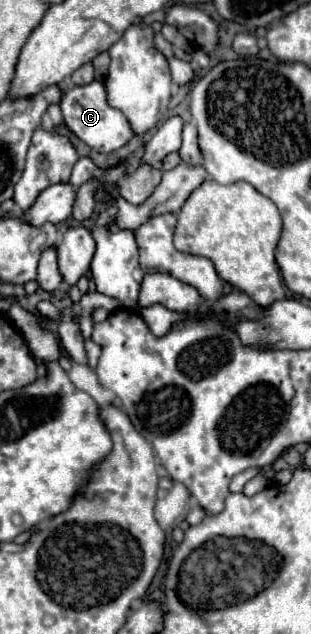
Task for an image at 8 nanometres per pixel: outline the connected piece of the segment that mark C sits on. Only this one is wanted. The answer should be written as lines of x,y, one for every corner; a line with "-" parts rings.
93,80
85,86
71,86
71,88
63,90
59,106
63,112
65,124
71,128
71,132
75,132
93,150
109,154
109,152
121,148
123,144
127,144
133,138
133,130
131,130
129,120
123,116
123,112
117,108
111,108
105,100
107,98
105,98
103,82

